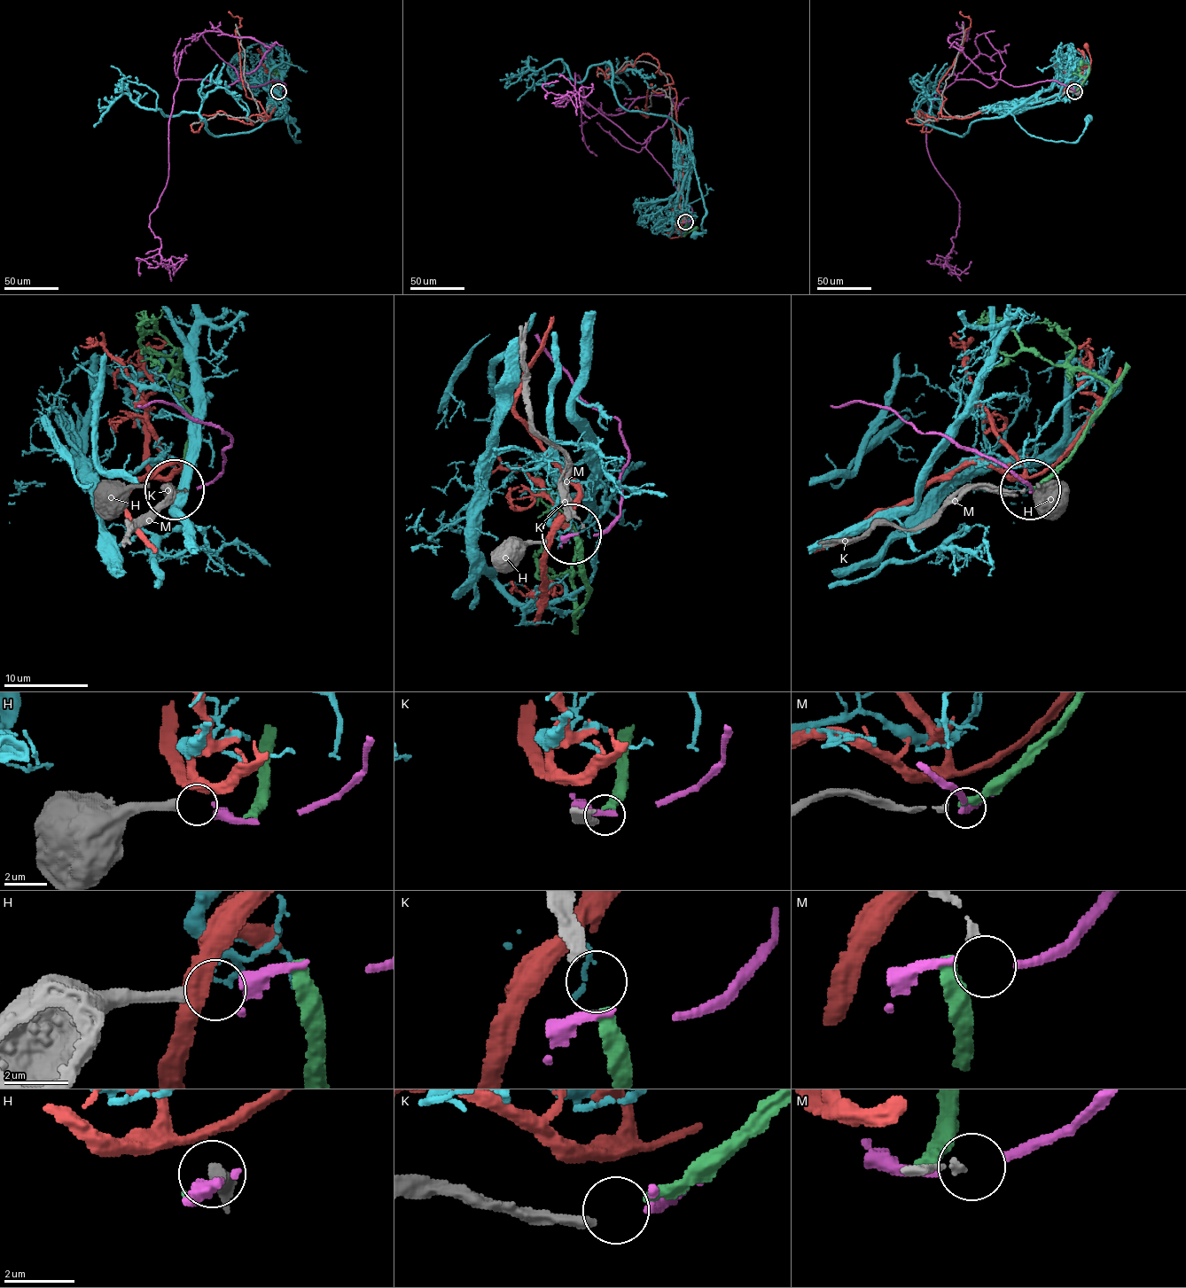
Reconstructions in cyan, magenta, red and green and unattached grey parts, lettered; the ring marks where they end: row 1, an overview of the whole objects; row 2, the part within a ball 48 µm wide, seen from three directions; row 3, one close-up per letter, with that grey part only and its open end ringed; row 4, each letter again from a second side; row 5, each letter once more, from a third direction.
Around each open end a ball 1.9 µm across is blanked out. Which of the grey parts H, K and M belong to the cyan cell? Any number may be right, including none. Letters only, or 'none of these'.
none of these

